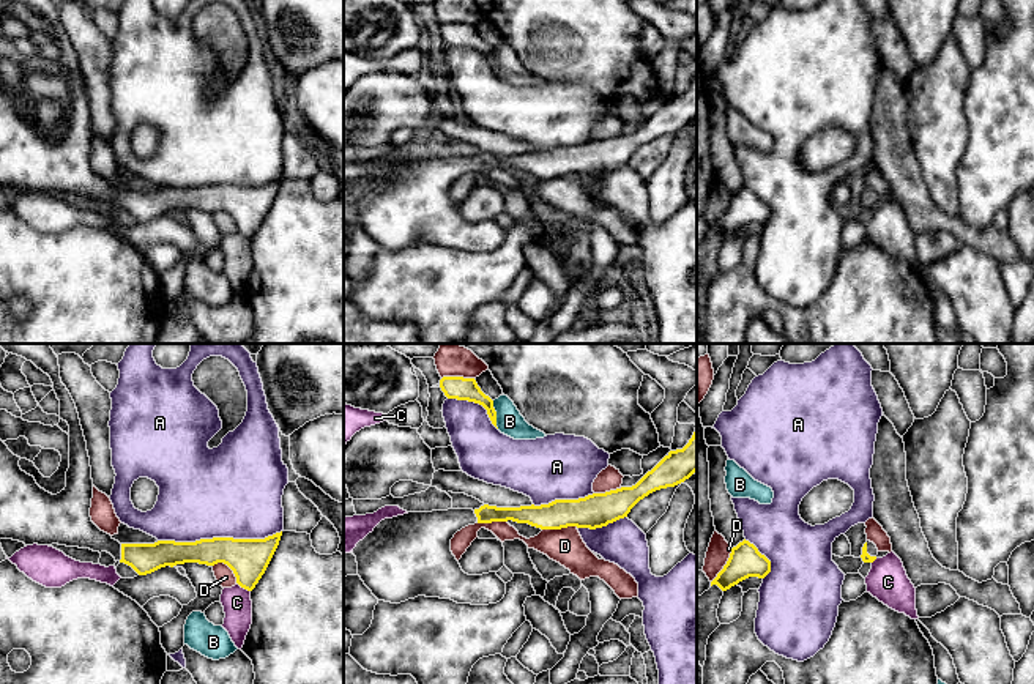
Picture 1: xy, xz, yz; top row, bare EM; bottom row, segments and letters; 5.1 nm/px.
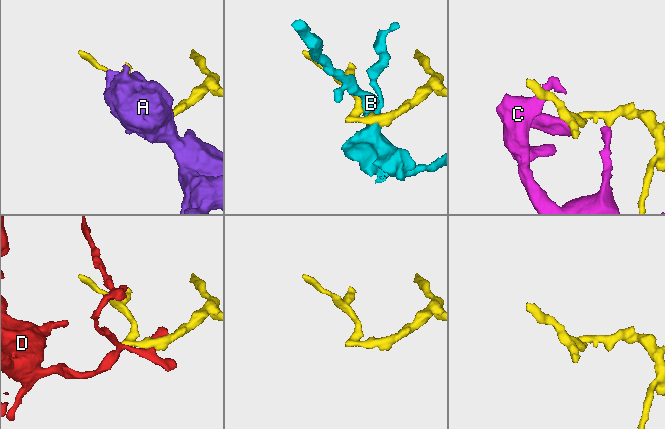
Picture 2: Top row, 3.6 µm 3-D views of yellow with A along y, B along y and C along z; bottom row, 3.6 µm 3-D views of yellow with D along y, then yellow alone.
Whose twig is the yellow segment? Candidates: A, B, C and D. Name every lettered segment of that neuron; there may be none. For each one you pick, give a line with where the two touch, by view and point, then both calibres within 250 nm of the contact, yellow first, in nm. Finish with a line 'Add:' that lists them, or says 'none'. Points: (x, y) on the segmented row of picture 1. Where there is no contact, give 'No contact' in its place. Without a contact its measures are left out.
Add: none

